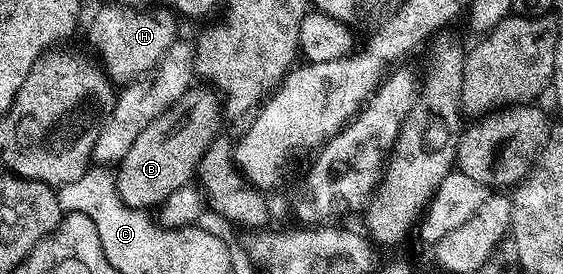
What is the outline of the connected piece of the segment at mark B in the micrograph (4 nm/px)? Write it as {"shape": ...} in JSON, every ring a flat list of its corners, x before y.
{"shape":[[190,87,176,104,170,105,160,117,154,118,146,126,146,130,138,135,130,150,118,161,114,172,116,189,131,208,155,209,179,187,188,186,197,175,206,150,222,132,221,93,211,87,204,87]]}

